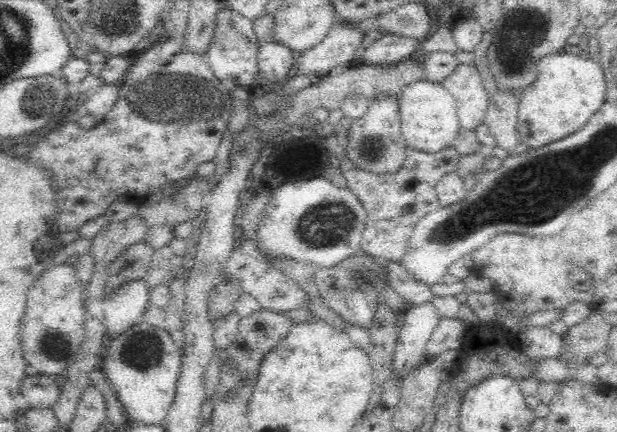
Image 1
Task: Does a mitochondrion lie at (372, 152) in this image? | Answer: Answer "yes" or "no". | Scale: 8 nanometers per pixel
yes

